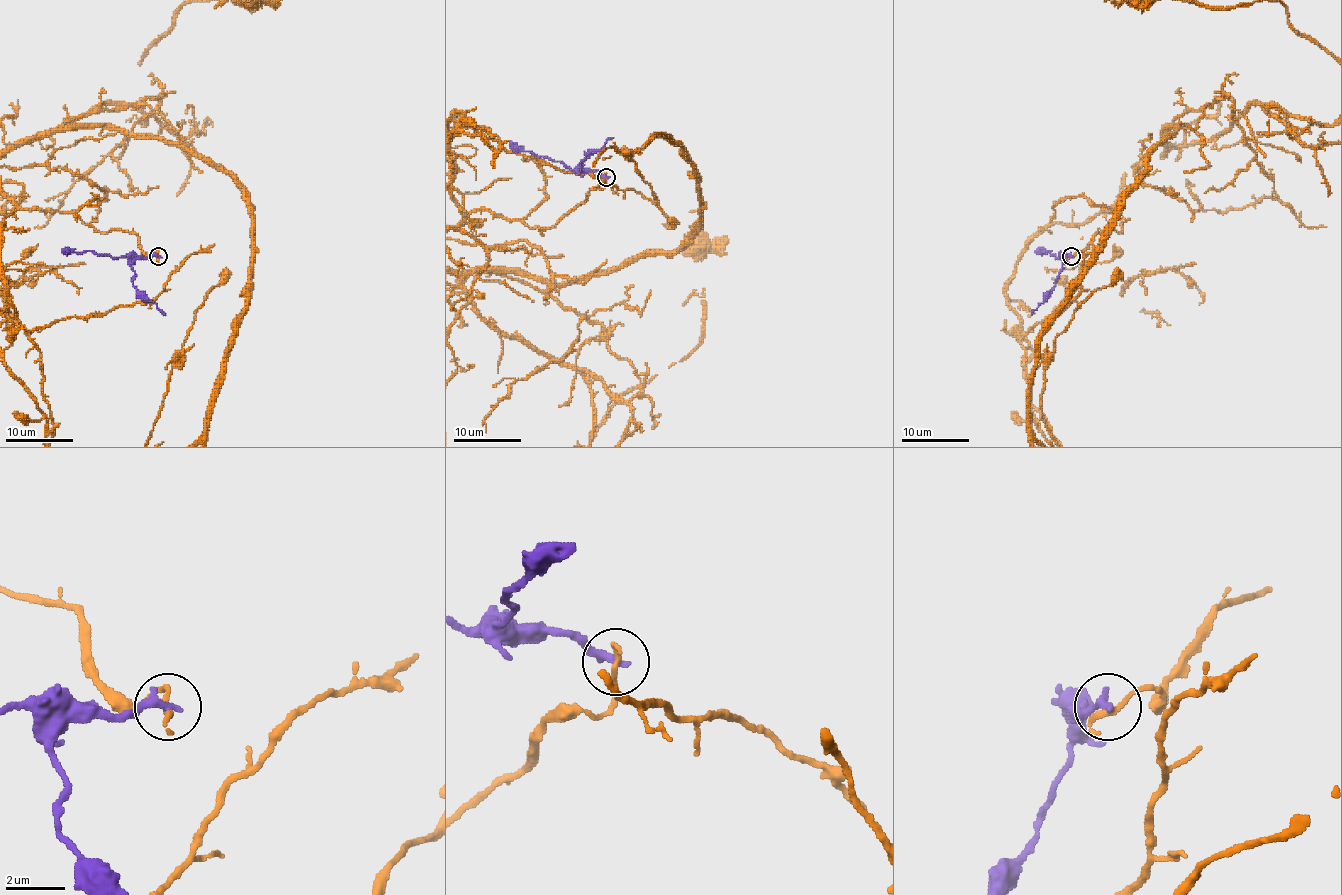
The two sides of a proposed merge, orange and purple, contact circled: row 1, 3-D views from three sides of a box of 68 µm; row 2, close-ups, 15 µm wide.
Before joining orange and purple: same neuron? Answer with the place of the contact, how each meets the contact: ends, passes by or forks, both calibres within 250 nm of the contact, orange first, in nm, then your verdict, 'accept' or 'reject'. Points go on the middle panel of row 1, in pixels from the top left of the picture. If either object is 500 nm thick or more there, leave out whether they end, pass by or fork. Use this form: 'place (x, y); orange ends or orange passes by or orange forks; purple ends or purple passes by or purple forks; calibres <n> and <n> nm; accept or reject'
place (606, 177); orange ends; purple ends; calibres 220 and 320 nm; reject

